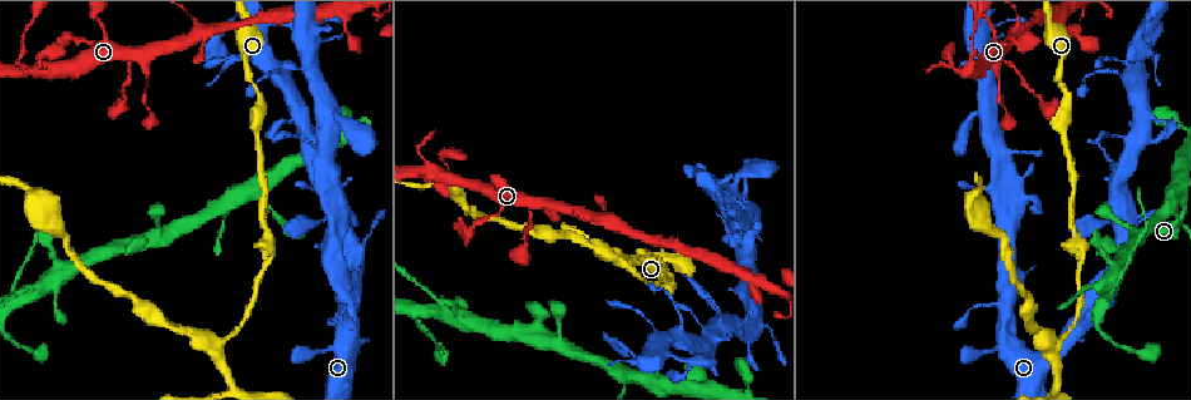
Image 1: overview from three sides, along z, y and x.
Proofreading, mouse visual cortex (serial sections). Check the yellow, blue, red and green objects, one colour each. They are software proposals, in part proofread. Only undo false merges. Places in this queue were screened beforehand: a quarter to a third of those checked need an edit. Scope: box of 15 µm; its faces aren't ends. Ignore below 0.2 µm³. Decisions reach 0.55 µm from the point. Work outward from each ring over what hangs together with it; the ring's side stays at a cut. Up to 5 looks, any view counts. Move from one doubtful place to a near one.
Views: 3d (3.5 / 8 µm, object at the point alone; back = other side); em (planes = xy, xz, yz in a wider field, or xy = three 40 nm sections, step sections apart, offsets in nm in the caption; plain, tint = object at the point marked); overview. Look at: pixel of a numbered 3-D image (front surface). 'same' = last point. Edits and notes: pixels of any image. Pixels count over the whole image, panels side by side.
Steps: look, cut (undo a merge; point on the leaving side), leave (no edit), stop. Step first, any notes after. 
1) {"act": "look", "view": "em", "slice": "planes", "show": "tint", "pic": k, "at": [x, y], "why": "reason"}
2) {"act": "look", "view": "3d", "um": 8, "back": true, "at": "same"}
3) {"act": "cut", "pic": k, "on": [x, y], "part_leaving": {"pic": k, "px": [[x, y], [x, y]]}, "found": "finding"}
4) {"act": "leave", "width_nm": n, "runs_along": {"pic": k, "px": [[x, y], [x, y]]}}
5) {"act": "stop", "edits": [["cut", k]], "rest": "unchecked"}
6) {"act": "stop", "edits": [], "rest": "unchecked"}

{"act": "look", "view": "3d", "um": 3.5, "pic": 1, "at": [129, 59], "why": "three-way junction"}

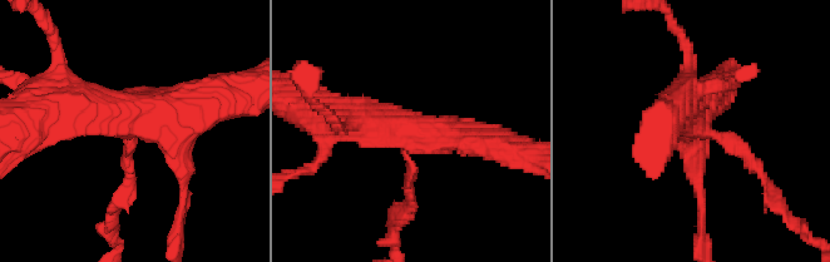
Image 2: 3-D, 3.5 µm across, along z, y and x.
{"act": "look", "view": "em", "slice": "xy", "step": 1, "show": "tint", "pic": 2, "at": [407, 147], "arms": 3, "arm_widths_nm": [150, 400, 500], "why": "shape alone is not enough"}

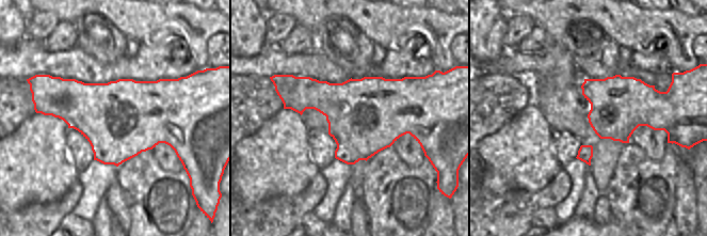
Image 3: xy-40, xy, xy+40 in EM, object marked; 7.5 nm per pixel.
{"act": "leave", "runs_along": {"pic": 2, "px": [[678, 103], [769, 184]]}, "found": "one cell here"}

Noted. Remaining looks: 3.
{"act": "look", "view": "3d", "um": 3.5, "pic": 1, "at": [191, 15], "why": "sudden change in width"}

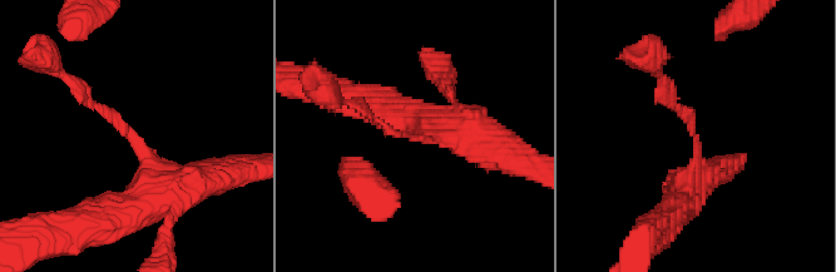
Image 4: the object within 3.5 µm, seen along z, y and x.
{"act": "look", "view": "em", "slice": "xy", "step": 5, "show": "tint", "pic": 4, "at": [414, 138], "why": "need the tissue"}

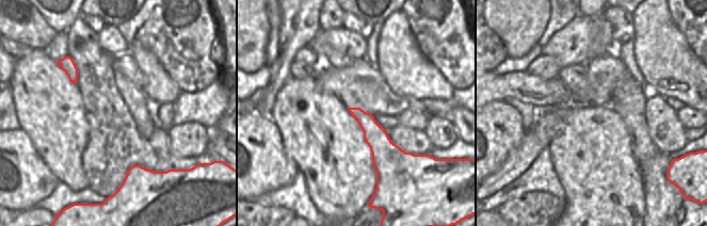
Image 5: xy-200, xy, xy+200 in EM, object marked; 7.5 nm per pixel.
{"act": "leave", "arm_widths_nm": [100, 450], "runs_along": {"pic": 4, "px": [[156, 201], [148, 151], [75, 93]]}, "found": "one cell here"}

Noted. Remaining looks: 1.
{"act": "stop", "edits": [], "rest": "unchecked"}

